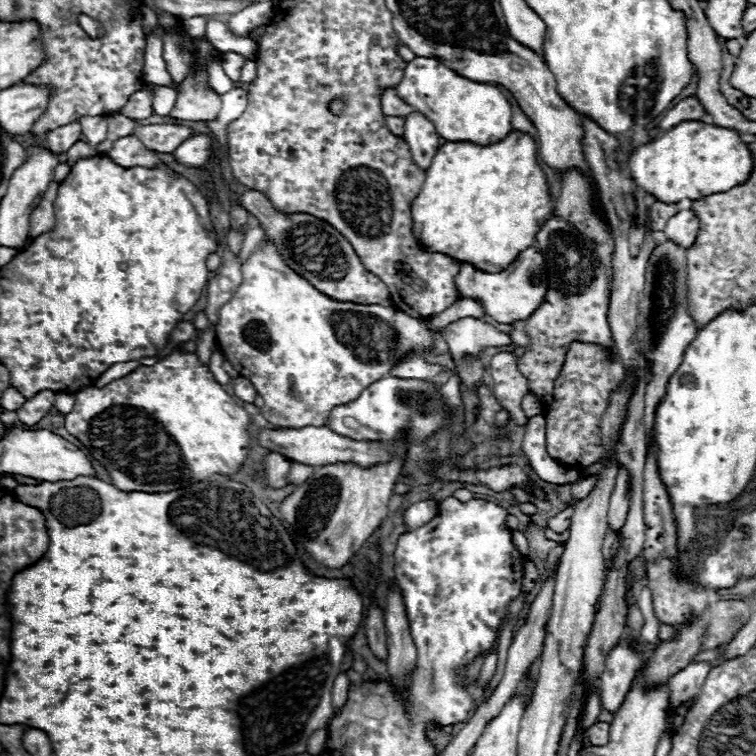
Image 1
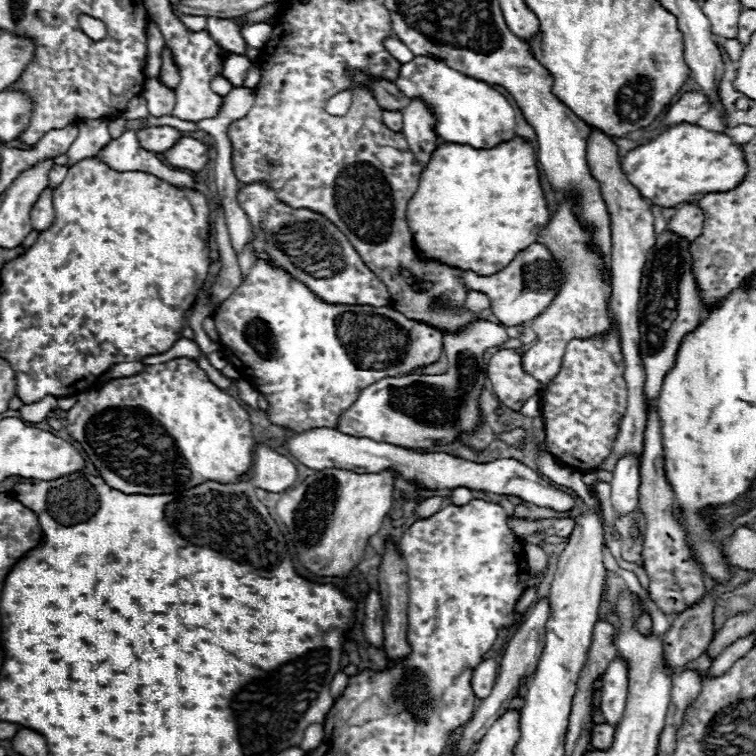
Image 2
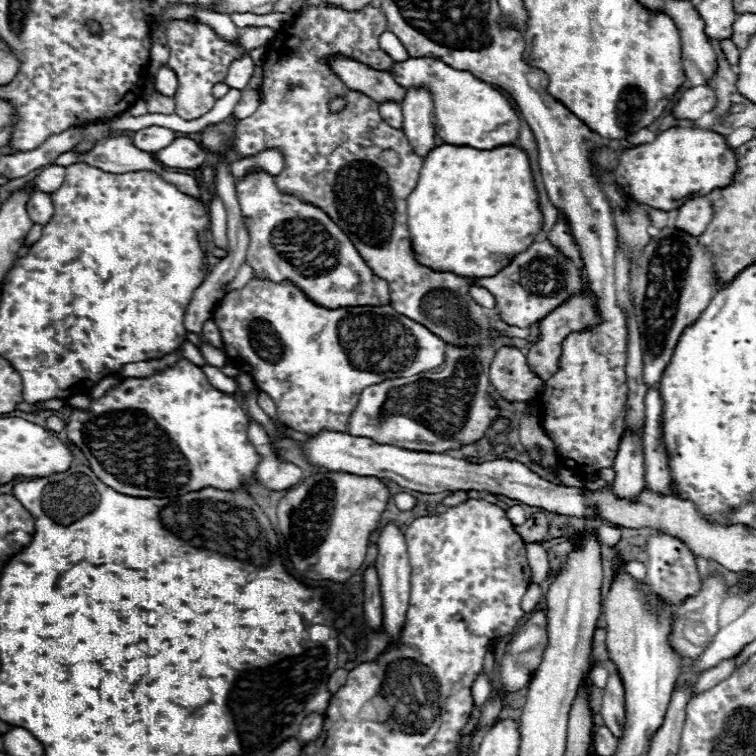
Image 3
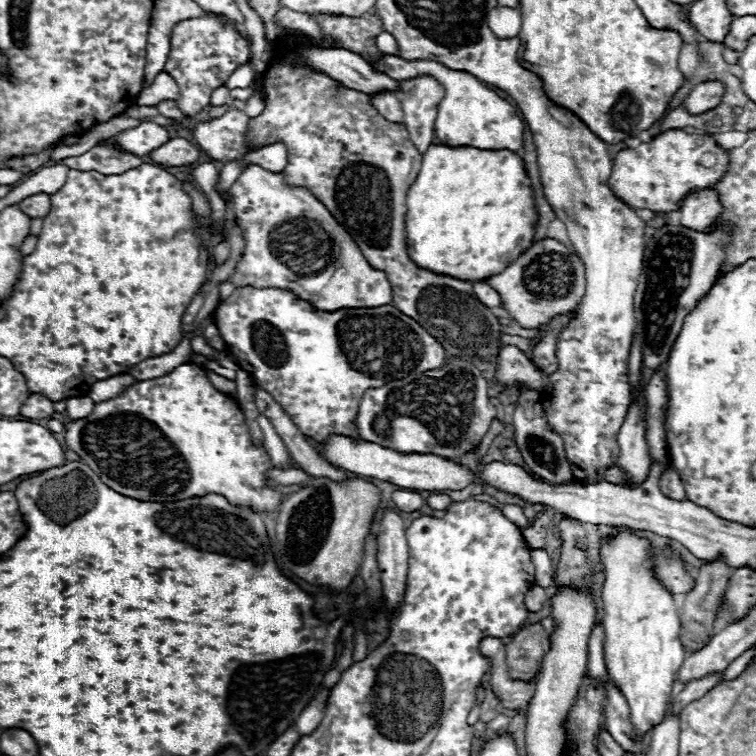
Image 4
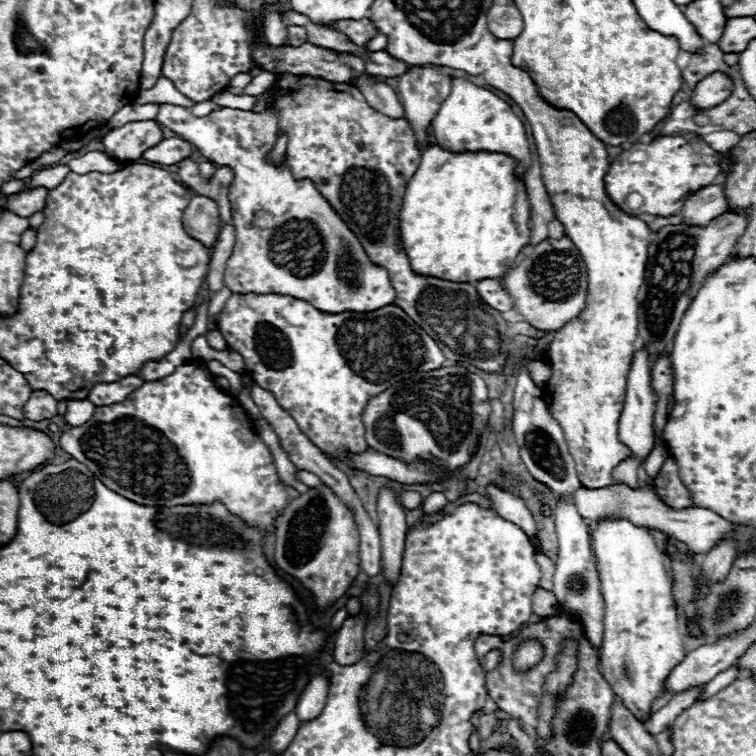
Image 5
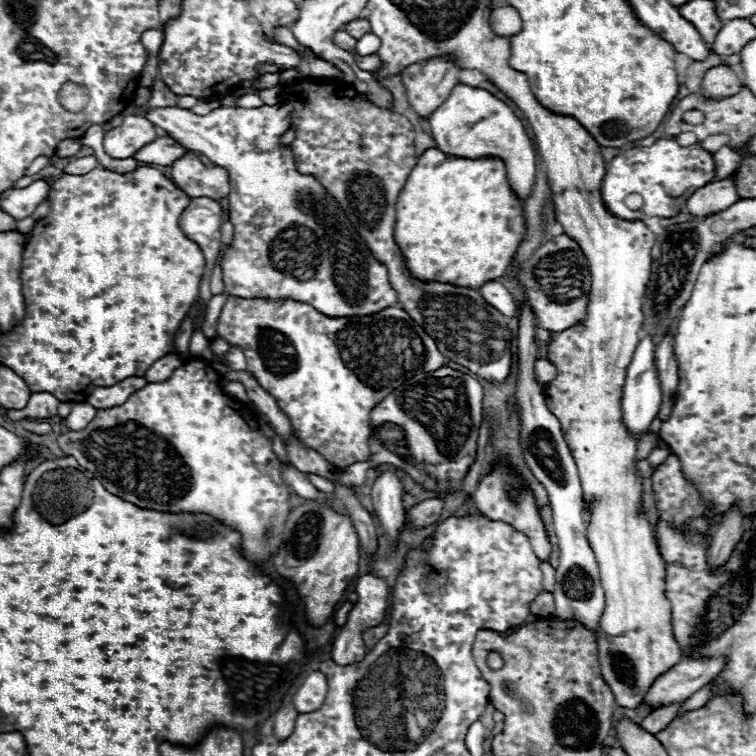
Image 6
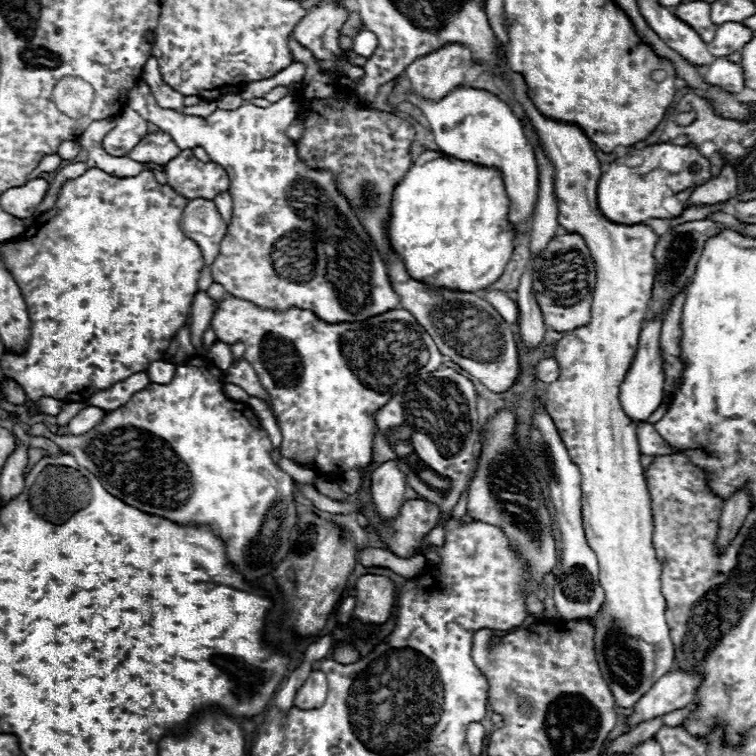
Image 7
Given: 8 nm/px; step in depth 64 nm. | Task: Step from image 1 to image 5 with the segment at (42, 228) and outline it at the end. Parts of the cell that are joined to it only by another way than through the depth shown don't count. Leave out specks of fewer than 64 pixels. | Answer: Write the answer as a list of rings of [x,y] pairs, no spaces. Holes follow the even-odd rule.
[[[42,186],[32,188],[32,190],[22,190],[18,194],[8,194],[4,208],[24,218],[30,218],[34,212],[46,206],[46,196],[48,196],[48,190]]]

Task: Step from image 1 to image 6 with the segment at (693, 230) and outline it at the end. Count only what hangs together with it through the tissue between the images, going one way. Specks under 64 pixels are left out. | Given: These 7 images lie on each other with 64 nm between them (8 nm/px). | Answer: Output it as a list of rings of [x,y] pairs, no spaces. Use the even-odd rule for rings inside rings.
[[[728,176],[724,180],[710,182],[708,186],[702,186],[700,190],[696,190],[686,200],[686,210],[690,214],[694,214],[696,218],[698,216],[700,218],[706,218],[708,214],[726,210],[736,200],[738,200],[738,194],[736,194],[736,186],[734,186],[734,178]]]

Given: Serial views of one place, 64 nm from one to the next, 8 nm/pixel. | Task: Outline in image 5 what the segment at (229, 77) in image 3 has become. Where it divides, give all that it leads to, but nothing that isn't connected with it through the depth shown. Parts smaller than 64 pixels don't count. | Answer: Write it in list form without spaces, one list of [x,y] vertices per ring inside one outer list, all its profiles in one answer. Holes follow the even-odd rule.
[[[238,74],[238,76],[234,76],[234,78],[232,78],[232,82],[230,82],[228,90],[230,90],[232,94],[242,94],[242,92],[244,92],[244,88],[250,84],[250,80],[252,80],[252,76],[250,76],[250,74]]]

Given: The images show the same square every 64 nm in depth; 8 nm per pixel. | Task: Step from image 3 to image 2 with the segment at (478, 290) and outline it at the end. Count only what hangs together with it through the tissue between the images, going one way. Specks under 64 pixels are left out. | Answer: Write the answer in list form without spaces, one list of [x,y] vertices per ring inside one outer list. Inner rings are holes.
[[[474,290],[468,292],[468,298],[466,298],[464,308],[470,308],[472,312],[480,314],[480,312],[482,312],[484,308],[488,308],[488,306],[490,306],[490,298],[488,298],[486,294],[476,294]]]

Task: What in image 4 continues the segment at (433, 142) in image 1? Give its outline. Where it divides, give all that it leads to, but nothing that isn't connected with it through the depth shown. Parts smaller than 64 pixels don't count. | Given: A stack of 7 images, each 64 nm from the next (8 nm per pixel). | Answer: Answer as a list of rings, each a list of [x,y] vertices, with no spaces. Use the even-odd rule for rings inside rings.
[[[416,76],[400,82],[400,88],[402,94],[398,98],[404,110],[404,124],[412,144],[424,154],[432,146],[434,120],[440,98],[444,98],[444,86],[432,76]]]

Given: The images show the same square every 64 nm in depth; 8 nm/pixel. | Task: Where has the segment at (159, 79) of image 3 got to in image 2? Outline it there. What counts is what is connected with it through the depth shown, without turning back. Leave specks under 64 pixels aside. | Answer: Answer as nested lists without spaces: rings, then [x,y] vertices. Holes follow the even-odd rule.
[[[164,48],[164,54],[162,54],[162,68],[160,68],[160,82],[164,86],[168,86],[170,90],[174,90],[180,82],[180,72],[176,68],[176,64],[172,62],[172,54],[168,48]]]

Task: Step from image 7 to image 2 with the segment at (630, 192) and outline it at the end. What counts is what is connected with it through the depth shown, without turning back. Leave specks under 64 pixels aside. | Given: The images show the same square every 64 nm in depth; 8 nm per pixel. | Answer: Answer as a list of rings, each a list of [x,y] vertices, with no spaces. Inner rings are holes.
[[[678,124],[662,132],[656,140],[626,152],[622,170],[642,198],[652,200],[654,206],[676,208],[680,202],[700,200],[700,194],[730,190],[744,178],[746,164],[742,148],[732,144],[730,136],[696,124]]]

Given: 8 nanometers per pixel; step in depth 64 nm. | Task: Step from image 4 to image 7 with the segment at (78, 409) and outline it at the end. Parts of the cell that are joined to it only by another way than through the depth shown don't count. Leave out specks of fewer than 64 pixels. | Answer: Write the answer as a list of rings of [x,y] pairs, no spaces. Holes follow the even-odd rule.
[[[86,406],[84,410],[80,410],[68,424],[68,430],[92,430],[92,426],[100,424],[104,414],[108,414],[106,410],[98,408],[98,406]]]

